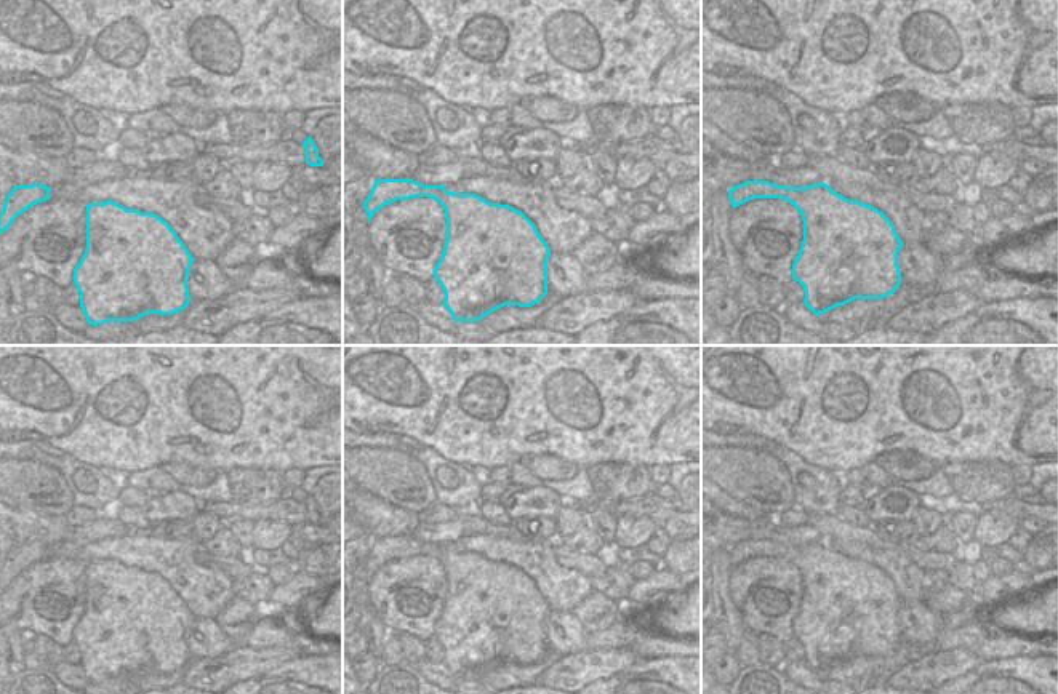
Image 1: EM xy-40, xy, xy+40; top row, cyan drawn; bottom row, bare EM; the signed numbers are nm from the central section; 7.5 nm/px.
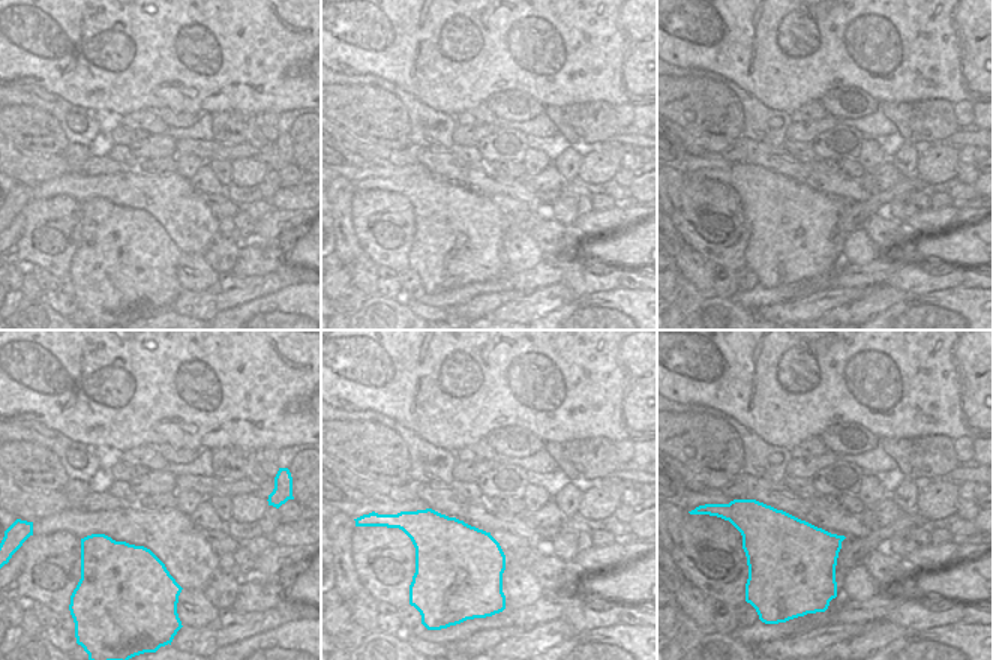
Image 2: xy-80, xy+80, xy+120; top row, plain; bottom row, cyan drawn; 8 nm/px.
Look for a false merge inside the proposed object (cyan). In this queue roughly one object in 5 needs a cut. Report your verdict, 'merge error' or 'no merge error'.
no merge error

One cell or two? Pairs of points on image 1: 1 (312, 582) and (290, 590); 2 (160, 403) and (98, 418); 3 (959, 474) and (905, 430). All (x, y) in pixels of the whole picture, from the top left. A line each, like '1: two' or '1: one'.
1: one
2: one
3: two

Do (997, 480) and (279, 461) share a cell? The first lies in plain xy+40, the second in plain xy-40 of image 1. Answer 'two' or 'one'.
two

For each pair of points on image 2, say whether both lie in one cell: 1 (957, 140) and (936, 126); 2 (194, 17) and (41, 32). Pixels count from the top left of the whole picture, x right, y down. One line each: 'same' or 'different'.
1: different
2: same

